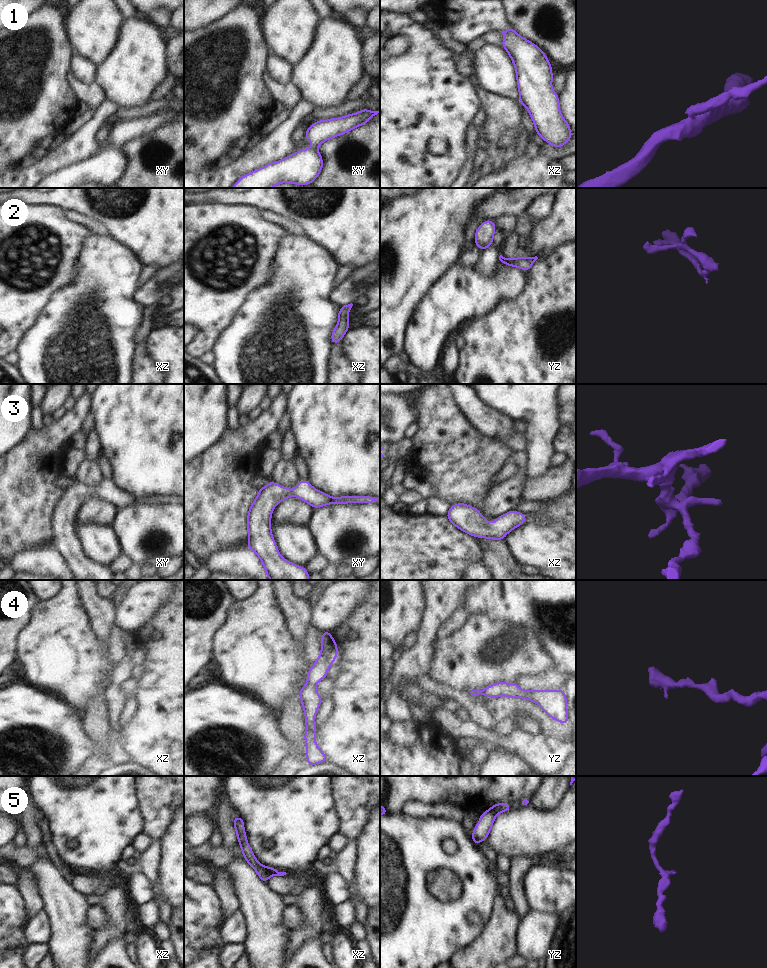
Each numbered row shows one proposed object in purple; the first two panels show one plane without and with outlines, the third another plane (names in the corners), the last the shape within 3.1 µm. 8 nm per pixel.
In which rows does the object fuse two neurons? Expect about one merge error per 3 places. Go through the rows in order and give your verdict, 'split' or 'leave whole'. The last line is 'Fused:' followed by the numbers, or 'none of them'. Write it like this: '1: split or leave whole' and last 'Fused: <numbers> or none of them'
1: split
2: leave whole
3: leave whole
4: leave whole
5: leave whole
Fused: 1

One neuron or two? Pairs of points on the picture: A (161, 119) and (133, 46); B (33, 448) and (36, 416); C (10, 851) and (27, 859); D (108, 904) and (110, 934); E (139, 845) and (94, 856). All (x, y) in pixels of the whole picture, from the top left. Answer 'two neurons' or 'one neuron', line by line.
A: two neurons
B: two neurons
C: one neuron
D: one neuron
E: two neurons

